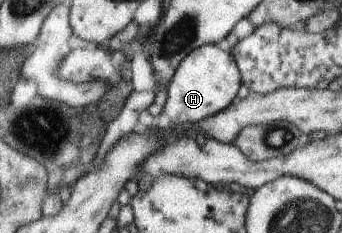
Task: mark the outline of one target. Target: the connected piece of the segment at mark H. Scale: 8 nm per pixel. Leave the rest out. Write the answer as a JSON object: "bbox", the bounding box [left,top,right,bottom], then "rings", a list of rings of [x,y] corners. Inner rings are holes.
{"bbox":[161,44,242,128],"rings":[[[217,44],[204,45],[193,50],[177,68],[161,114],[168,117],[174,128],[198,124],[226,110],[237,97],[241,84],[242,73],[232,52],[223,51]]]}

